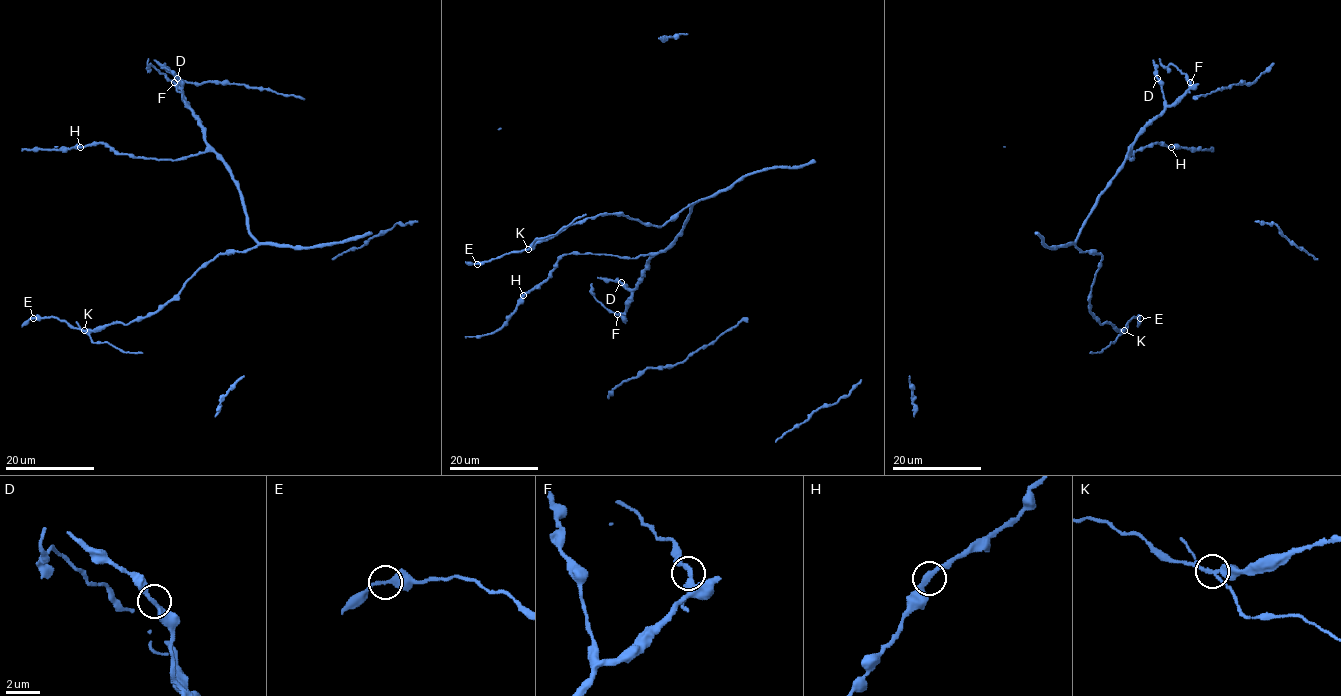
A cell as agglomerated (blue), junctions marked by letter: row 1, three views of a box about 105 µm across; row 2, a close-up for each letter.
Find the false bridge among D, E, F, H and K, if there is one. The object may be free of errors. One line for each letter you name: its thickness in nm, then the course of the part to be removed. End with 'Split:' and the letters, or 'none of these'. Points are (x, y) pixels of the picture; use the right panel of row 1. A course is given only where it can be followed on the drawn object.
K: 280 nm | (1124, 330), (1102, 351), (1089, 352)
Split: K

